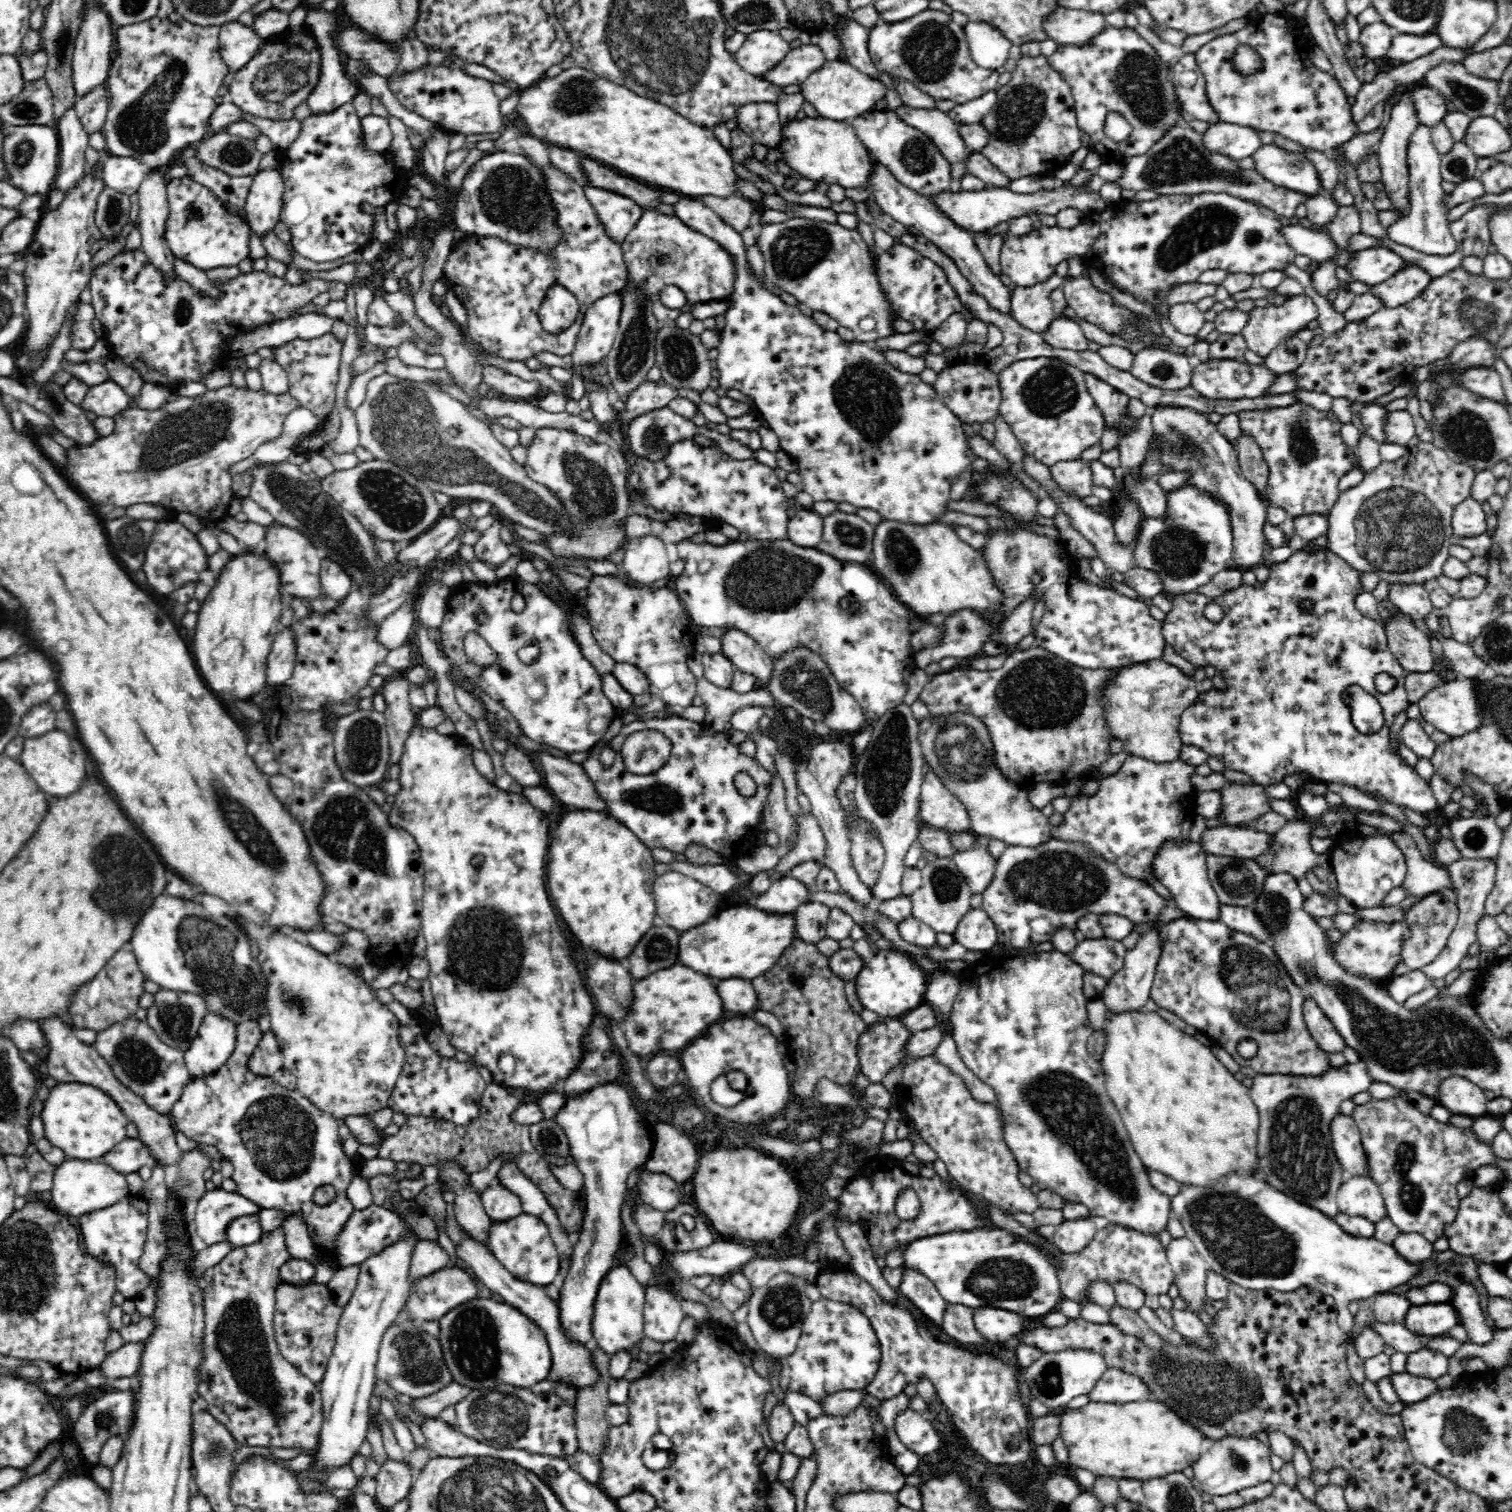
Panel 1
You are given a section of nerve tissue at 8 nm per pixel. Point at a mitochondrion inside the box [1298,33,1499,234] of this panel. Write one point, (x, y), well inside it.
(1470, 98)

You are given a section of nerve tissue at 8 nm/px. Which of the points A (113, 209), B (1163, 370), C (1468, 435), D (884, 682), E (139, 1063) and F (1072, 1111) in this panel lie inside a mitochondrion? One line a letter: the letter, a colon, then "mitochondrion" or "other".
A: mitochondrion
B: mitochondrion
C: mitochondrion
D: other
E: mitochondrion
F: mitochondrion

